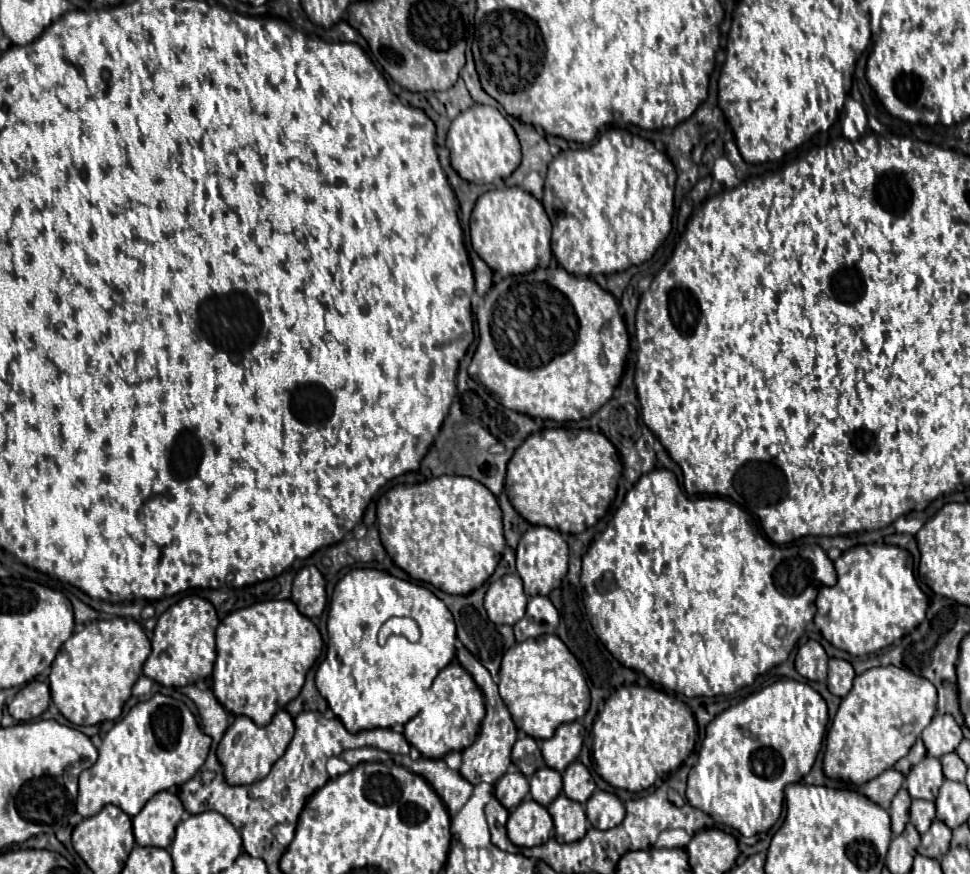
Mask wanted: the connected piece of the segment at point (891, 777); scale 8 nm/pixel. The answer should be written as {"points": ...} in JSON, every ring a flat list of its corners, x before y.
{"points":[[889,768,889,770,885,770,881,776,869,780,869,782,861,788,861,794,867,796,871,802,879,804,881,808,889,810,891,800,893,800,893,796,897,794,897,790,901,788,903,780,905,780,905,776,903,776,901,772]]}

